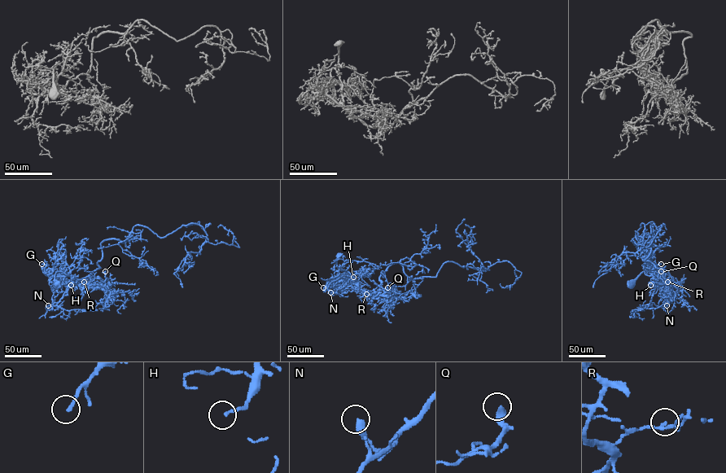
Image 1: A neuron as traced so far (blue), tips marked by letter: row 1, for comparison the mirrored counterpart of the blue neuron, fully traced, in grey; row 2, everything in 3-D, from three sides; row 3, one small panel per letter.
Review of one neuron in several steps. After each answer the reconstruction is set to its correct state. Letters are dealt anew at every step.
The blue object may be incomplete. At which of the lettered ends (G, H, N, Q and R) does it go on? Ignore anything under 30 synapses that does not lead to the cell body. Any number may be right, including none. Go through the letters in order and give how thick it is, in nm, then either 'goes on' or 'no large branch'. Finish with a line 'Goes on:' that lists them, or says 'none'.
G: 180 nm thick; no large branch
H: 160 nm thick; no large branch
N: 400 nm thick; no large branch
Q: 400 nm thick; no large branch
R: 130 nm thick; no large branch
Goes on: none

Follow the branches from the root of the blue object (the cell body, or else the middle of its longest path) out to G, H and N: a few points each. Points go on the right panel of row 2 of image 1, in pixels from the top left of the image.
G: (629, 284), (643, 271), (646, 275), (657, 276), (660, 273), (656, 265), (661, 264)
H: (629, 284), (643, 271), (646, 275), (664, 279), (662, 284), (652, 282), (650, 285)
N: (629, 284), (643, 271), (646, 275), (663, 278), (660, 284), (661, 292), (666, 305)

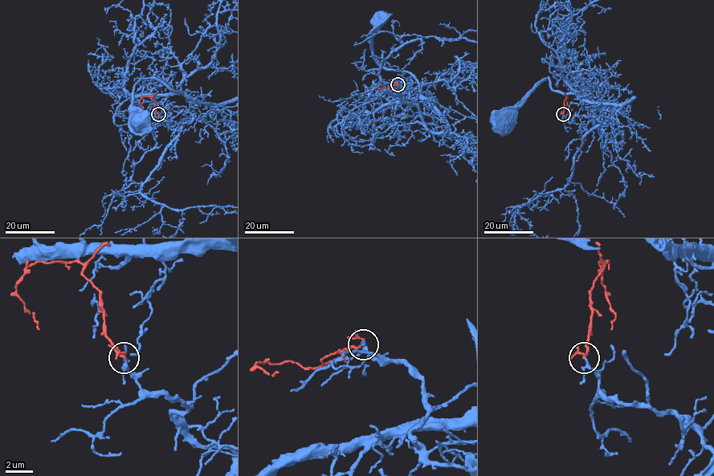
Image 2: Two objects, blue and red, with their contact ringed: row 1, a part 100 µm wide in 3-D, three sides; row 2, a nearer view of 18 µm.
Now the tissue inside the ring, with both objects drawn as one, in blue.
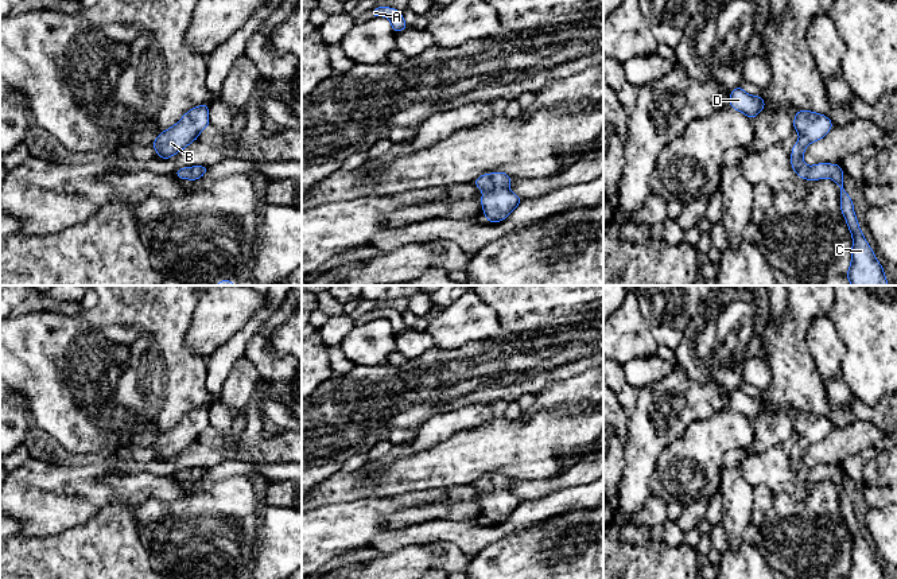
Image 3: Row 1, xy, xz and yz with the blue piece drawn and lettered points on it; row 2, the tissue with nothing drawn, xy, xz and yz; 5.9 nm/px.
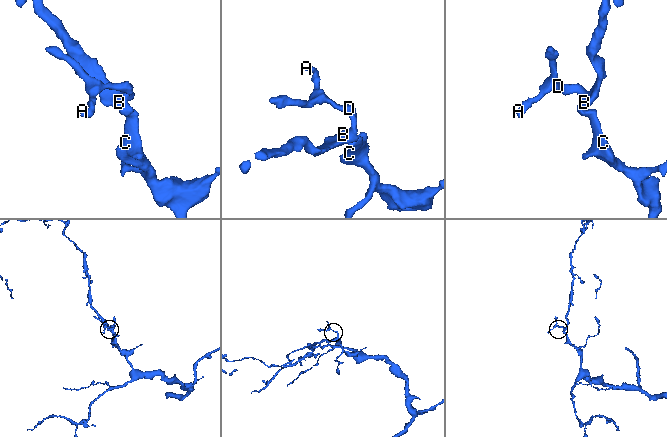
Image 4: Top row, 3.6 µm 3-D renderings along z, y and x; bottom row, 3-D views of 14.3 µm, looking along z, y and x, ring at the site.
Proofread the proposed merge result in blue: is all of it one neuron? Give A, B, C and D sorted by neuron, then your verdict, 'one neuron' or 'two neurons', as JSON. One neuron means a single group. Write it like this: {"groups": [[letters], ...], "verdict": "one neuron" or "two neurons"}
{"groups": [["A", "B", "C", "D"]], "verdict": "one neuron"}

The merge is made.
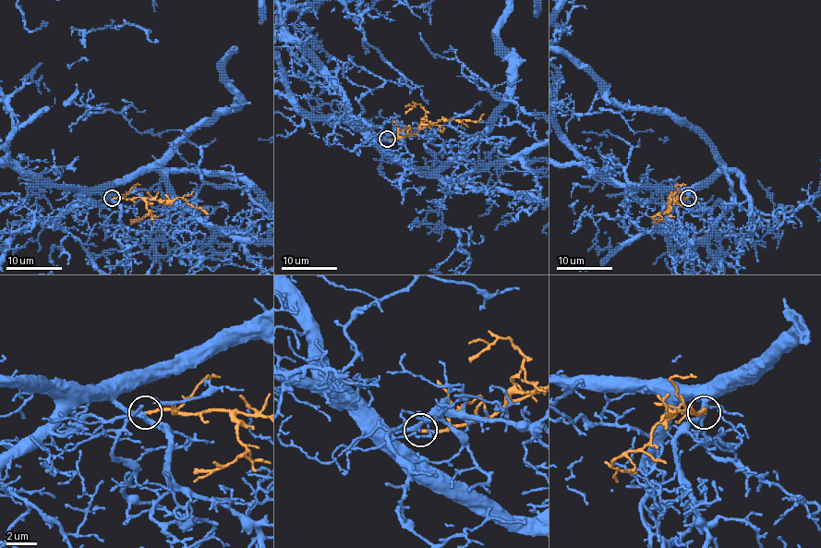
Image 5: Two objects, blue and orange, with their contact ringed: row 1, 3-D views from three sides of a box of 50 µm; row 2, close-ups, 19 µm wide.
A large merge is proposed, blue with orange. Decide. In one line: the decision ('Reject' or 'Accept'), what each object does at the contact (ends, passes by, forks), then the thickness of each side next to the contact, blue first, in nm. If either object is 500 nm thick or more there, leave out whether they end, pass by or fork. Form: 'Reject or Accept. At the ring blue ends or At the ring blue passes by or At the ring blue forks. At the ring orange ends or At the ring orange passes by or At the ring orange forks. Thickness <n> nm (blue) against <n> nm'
Accept. At the ring blue forks. At the ring orange ends. Thickness 240 nm (blue) against 200 nm

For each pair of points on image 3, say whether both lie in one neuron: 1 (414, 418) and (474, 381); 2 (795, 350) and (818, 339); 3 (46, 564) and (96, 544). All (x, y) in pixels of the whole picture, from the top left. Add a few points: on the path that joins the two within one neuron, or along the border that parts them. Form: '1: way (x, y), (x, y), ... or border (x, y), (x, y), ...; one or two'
1: way (428, 403), (450, 381), (459, 381); one
2: border (818, 315), (807, 330), (806, 346), (820, 373); two
3: way (58, 564), (76, 564), (84, 556); one

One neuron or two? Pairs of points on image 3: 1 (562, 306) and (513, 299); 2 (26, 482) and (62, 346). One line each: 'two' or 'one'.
1: one
2: two

